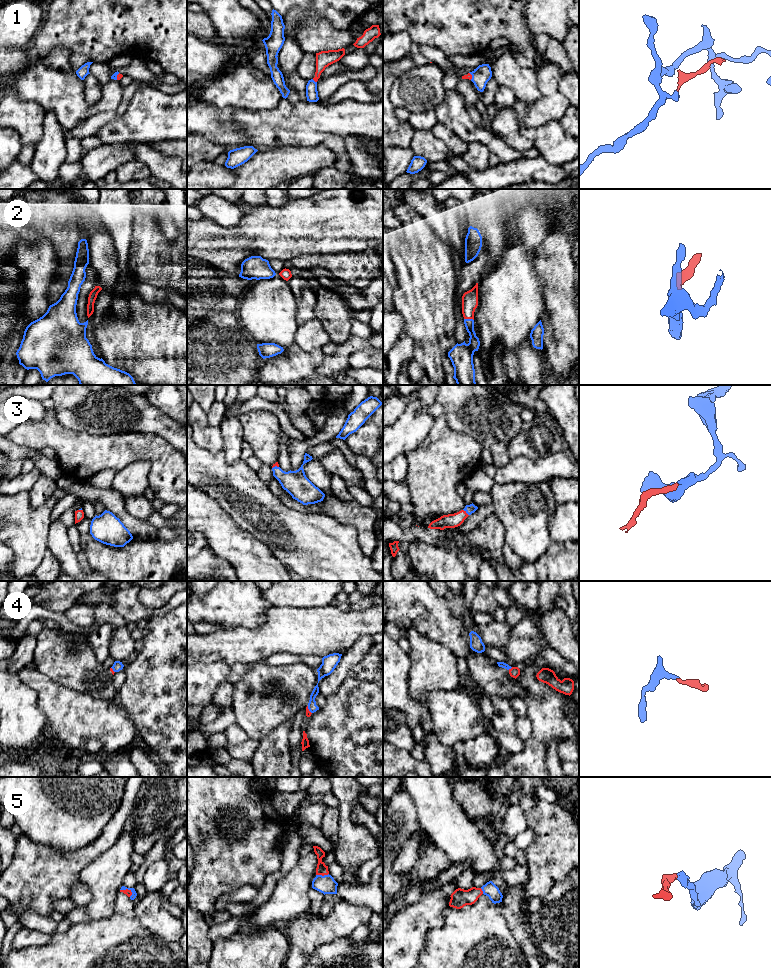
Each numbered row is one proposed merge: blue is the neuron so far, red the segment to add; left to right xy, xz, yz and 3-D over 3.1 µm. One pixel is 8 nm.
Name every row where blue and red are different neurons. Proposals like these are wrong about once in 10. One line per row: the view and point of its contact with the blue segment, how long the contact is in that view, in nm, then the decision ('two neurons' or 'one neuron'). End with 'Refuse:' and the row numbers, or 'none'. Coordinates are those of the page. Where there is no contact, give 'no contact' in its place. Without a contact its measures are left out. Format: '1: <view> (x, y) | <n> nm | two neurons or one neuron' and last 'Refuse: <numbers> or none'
1: xz (313, 80) | 50 nm | one neuron
2: yz (469, 319) | 80 nm | one neuron
3: yz (466, 512) | 70 nm | one neuron
4: yz (510, 668) | 40 nm | one neuron
5: xz (321, 875) | 110 nm | one neuron
Refuse: none

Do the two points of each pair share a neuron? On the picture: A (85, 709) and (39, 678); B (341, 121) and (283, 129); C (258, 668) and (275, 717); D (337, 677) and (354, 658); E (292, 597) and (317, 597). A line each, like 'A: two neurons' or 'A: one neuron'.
A: one neuron
B: one neuron
C: one neuron
D: one neuron
E: one neuron

